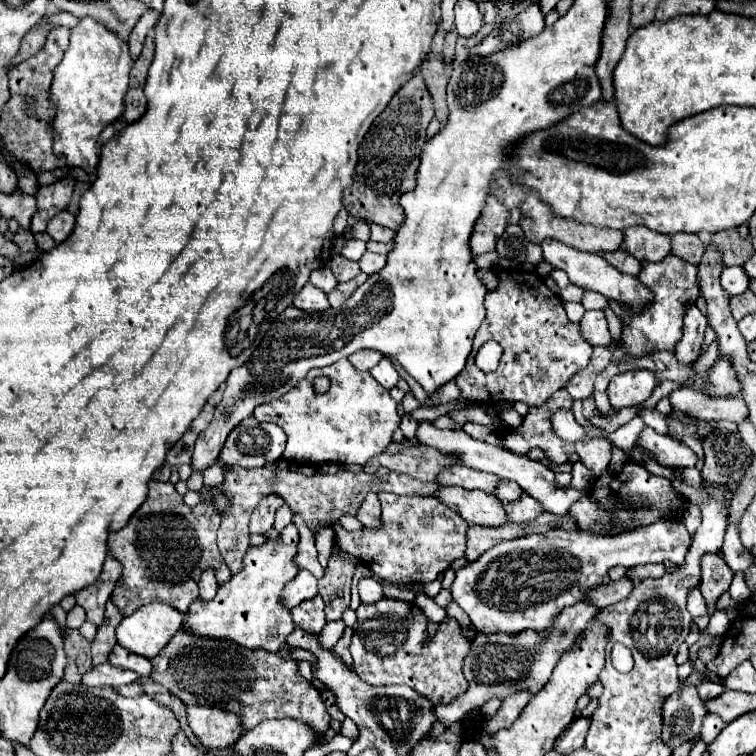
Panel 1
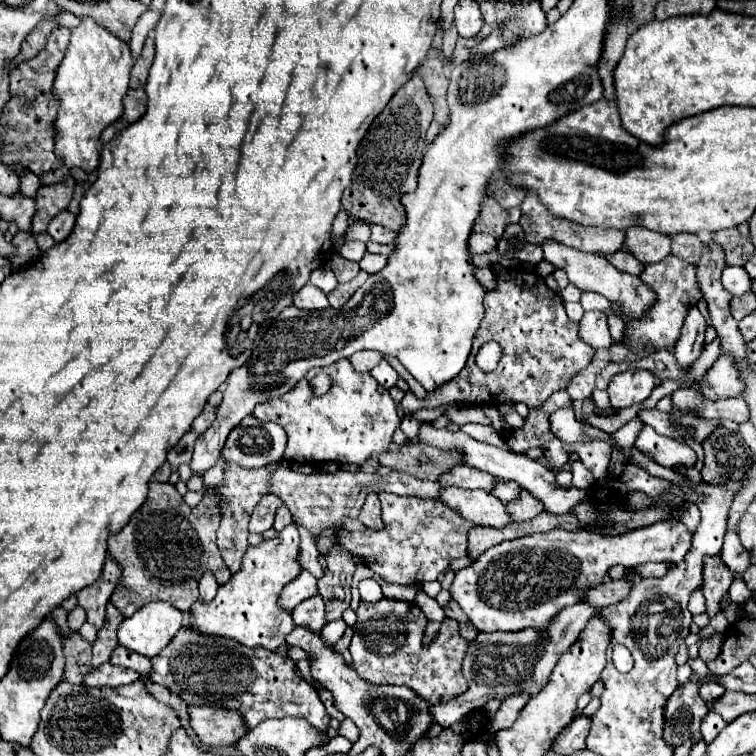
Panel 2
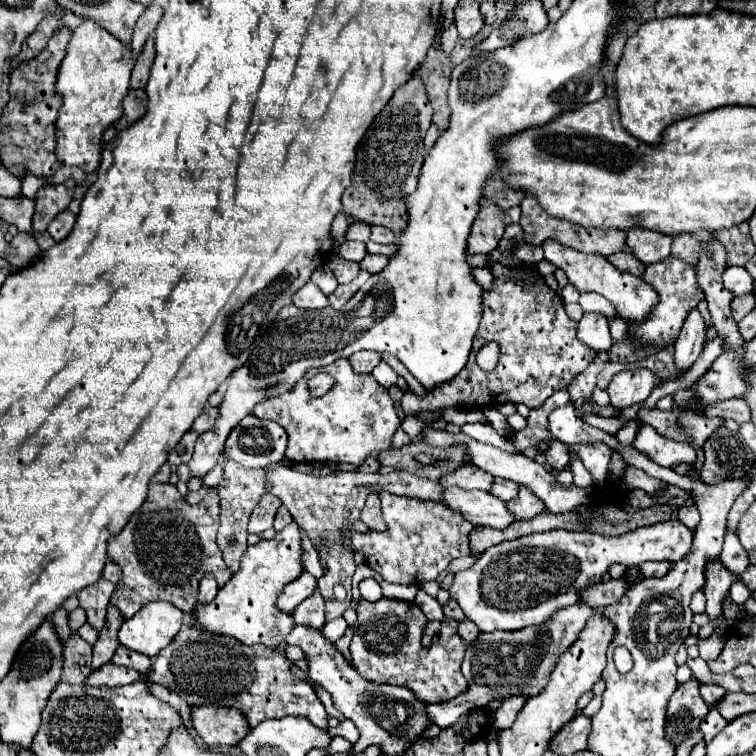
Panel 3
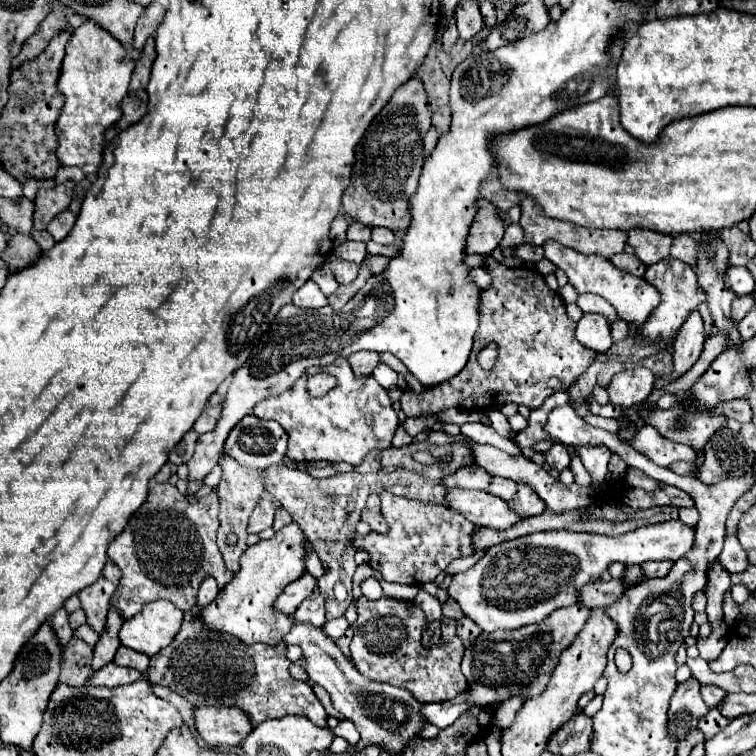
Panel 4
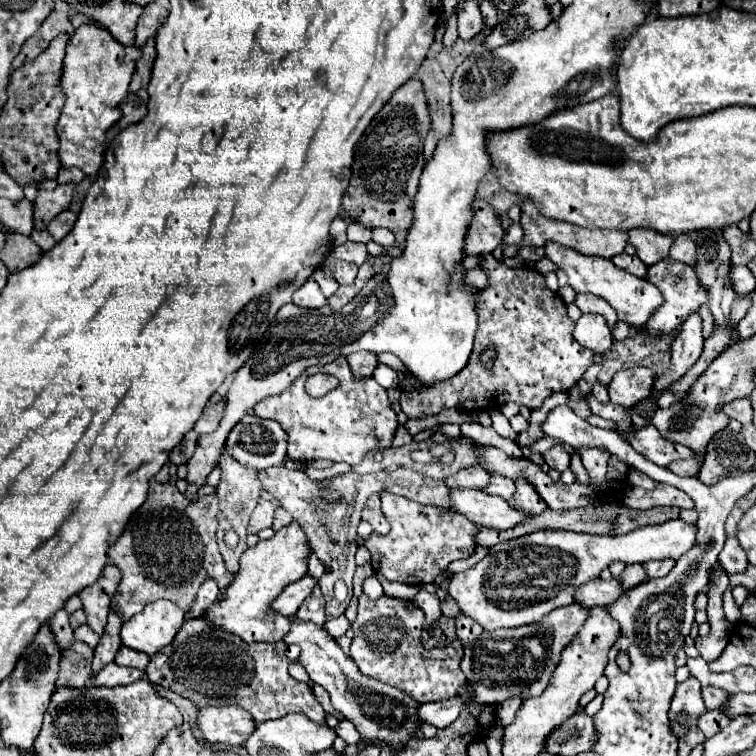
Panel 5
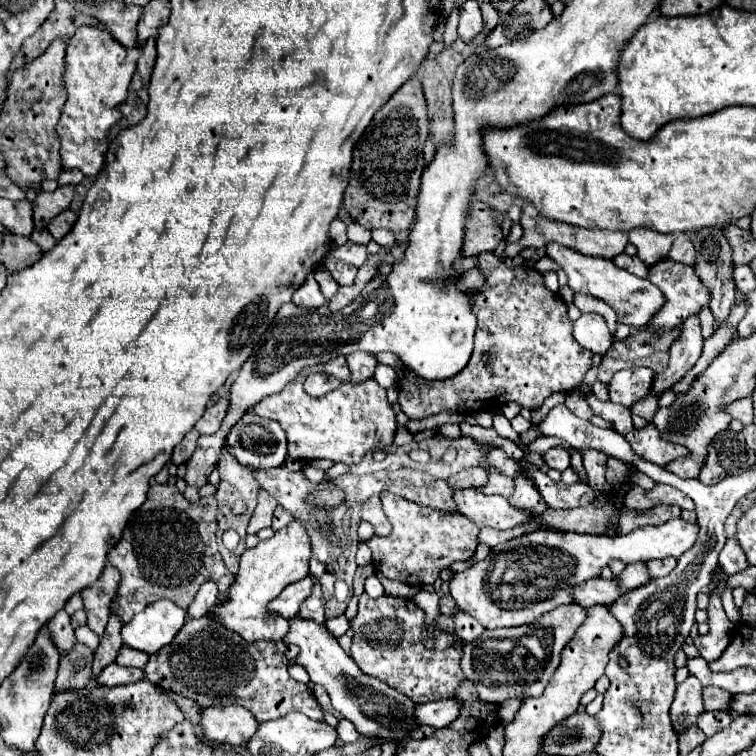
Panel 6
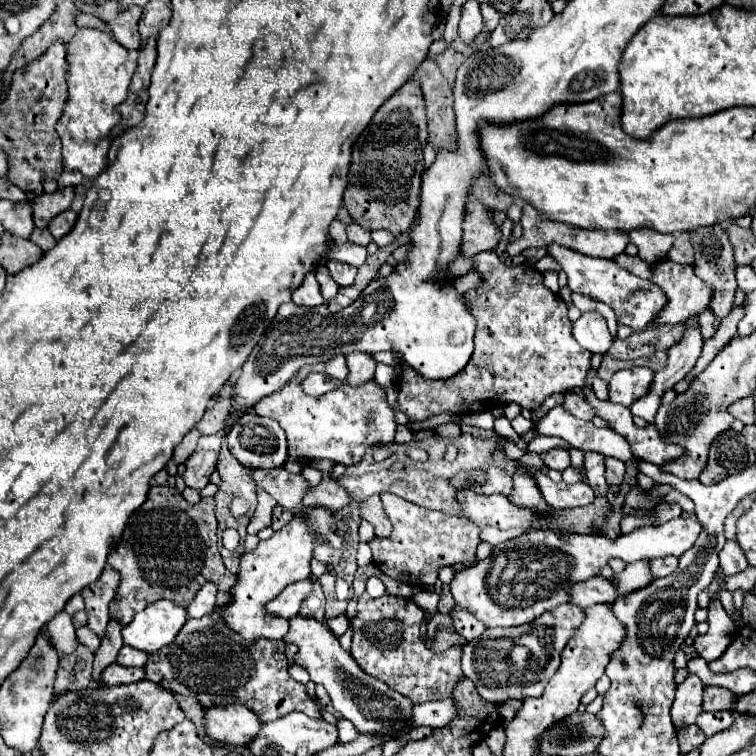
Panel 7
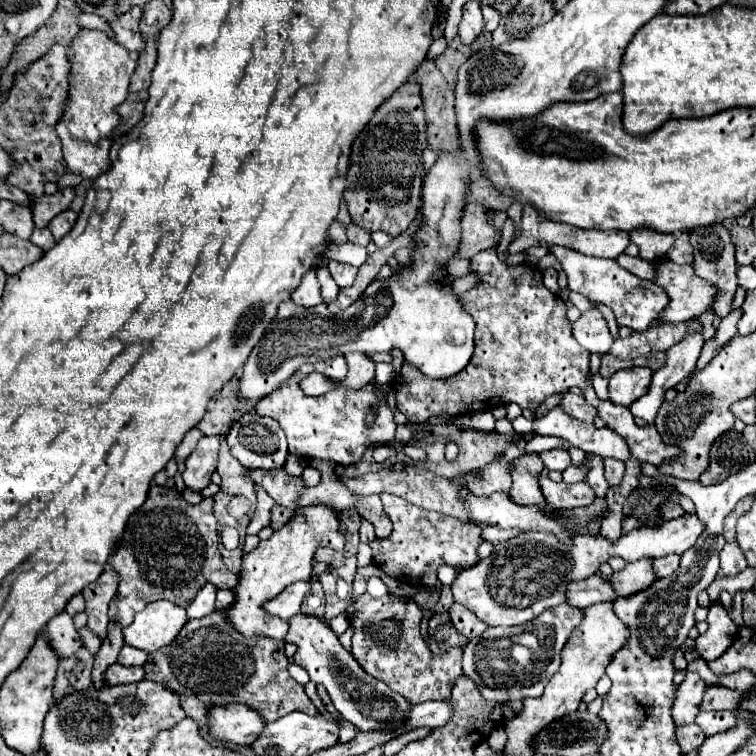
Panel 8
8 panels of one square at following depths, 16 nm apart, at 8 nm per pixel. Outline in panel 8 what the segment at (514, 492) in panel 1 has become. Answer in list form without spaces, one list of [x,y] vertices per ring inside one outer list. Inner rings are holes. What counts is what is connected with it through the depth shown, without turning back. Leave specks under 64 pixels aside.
[[[506,452],[504,453],[502,462],[492,462],[492,464],[488,464],[484,470],[480,470],[482,480],[468,480],[466,488],[468,488],[472,494],[476,494],[476,496],[490,496],[492,492],[510,492],[512,478],[510,478],[508,470],[504,468],[504,464],[519,457],[505,454]]]

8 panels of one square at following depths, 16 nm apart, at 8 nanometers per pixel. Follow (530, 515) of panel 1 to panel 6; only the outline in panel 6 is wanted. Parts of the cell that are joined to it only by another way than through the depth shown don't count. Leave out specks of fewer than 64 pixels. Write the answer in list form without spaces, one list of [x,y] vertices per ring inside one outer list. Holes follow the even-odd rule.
[[[514,476],[514,494],[510,496],[510,502],[522,510],[538,514],[542,514],[548,508],[540,492],[536,492],[532,480],[528,480],[528,476]]]

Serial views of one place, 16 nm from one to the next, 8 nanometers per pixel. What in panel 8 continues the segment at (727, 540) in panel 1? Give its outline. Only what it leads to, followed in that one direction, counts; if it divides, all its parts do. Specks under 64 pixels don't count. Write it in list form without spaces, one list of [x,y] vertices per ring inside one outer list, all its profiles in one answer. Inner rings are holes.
[[[736,542],[726,544],[726,546],[722,548],[720,560],[722,560],[722,562],[720,562],[720,572],[722,572],[724,576],[736,576],[736,574],[740,574],[740,572],[748,566],[746,558],[744,558],[744,554],[742,554],[742,550],[738,548]]]

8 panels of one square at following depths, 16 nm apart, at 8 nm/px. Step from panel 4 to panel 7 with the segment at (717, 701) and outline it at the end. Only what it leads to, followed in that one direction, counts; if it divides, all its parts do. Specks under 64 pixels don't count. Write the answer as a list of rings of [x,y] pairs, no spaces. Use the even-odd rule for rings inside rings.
[[[707,686],[703,692],[703,710],[732,710],[737,697],[738,694],[727,689],[716,686]]]

